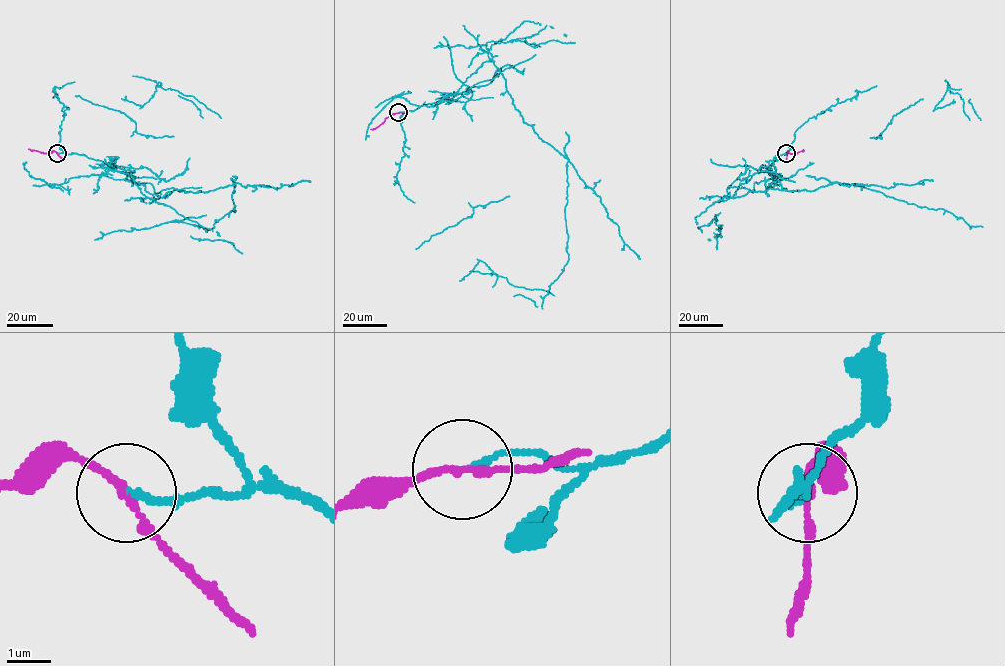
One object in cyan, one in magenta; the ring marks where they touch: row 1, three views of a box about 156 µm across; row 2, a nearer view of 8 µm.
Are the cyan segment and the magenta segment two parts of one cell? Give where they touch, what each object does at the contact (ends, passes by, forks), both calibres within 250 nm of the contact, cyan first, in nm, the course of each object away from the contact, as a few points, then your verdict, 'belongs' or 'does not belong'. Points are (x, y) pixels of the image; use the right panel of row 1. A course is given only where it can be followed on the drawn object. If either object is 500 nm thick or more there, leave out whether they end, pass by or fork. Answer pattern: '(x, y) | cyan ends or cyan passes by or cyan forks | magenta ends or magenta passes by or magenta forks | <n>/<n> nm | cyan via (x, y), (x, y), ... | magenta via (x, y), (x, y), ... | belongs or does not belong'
(786, 153) | cyan ends | magenta passes by | 130/150 nm | cyan via (787, 153), (741, 183), (733, 196), (856, 183), (919, 207), (945, 209), (983, 227) | magenta via (787, 153), (803, 149) | does not belong

